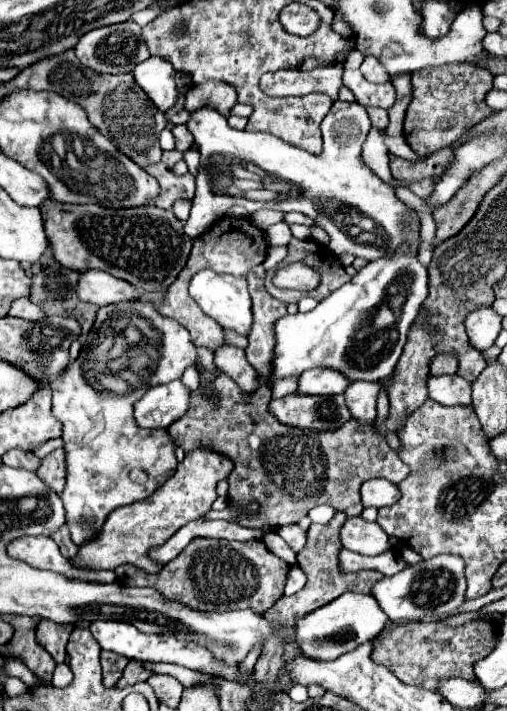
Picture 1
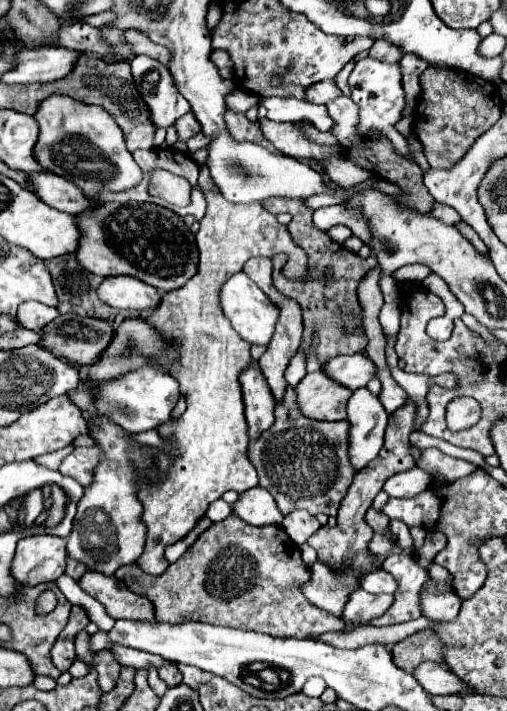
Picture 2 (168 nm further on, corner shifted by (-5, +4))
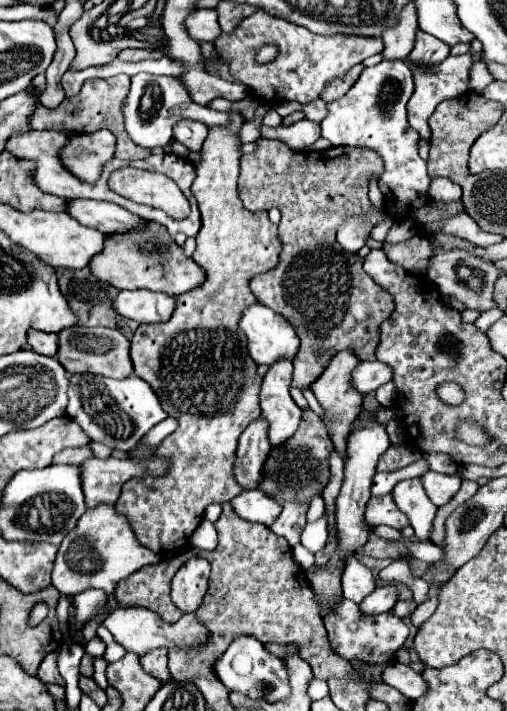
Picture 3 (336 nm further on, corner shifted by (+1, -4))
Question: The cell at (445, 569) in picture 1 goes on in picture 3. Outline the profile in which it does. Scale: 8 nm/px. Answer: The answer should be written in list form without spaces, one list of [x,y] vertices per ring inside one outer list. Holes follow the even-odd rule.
[[[349,554],[347,566],[341,576],[341,586],[343,586],[343,596],[359,604],[365,596],[369,596],[375,590],[375,578],[371,570],[355,558],[355,554]]]

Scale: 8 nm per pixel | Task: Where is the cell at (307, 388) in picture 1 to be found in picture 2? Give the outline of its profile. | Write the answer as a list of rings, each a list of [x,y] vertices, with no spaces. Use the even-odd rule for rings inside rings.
[[[351,354],[337,356],[323,368],[335,382],[347,386],[349,390],[357,390],[367,386],[371,378],[377,378],[377,366],[371,362],[367,354]]]

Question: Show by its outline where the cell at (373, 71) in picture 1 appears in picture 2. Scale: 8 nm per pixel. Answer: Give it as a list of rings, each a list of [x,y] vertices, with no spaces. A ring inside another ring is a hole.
[[[375,40],[373,48],[369,50],[371,58],[383,58],[383,62],[399,62],[403,56],[403,50],[387,40]]]

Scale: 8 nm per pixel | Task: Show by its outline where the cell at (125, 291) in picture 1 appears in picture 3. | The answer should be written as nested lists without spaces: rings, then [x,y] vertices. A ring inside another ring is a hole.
[[[121,290],[113,300],[117,314],[135,322],[165,322],[171,318],[175,300],[161,292],[149,290]]]

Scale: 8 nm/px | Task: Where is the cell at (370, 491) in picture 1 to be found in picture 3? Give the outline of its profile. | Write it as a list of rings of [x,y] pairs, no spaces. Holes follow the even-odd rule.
[[[419,478],[403,480],[393,488],[393,500],[409,516],[409,522],[413,530],[417,532],[417,540],[425,542],[431,538],[433,530],[433,518],[437,512],[437,506],[429,502],[429,496],[425,494]]]

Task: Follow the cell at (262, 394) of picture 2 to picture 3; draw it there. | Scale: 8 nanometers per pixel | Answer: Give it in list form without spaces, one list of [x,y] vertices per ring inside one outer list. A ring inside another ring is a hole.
[[[259,416],[239,436],[237,460],[235,460],[235,478],[247,490],[257,488],[257,484],[261,480],[261,466],[267,458],[267,452],[271,450],[267,430],[269,430],[269,424],[265,422],[263,416]]]

